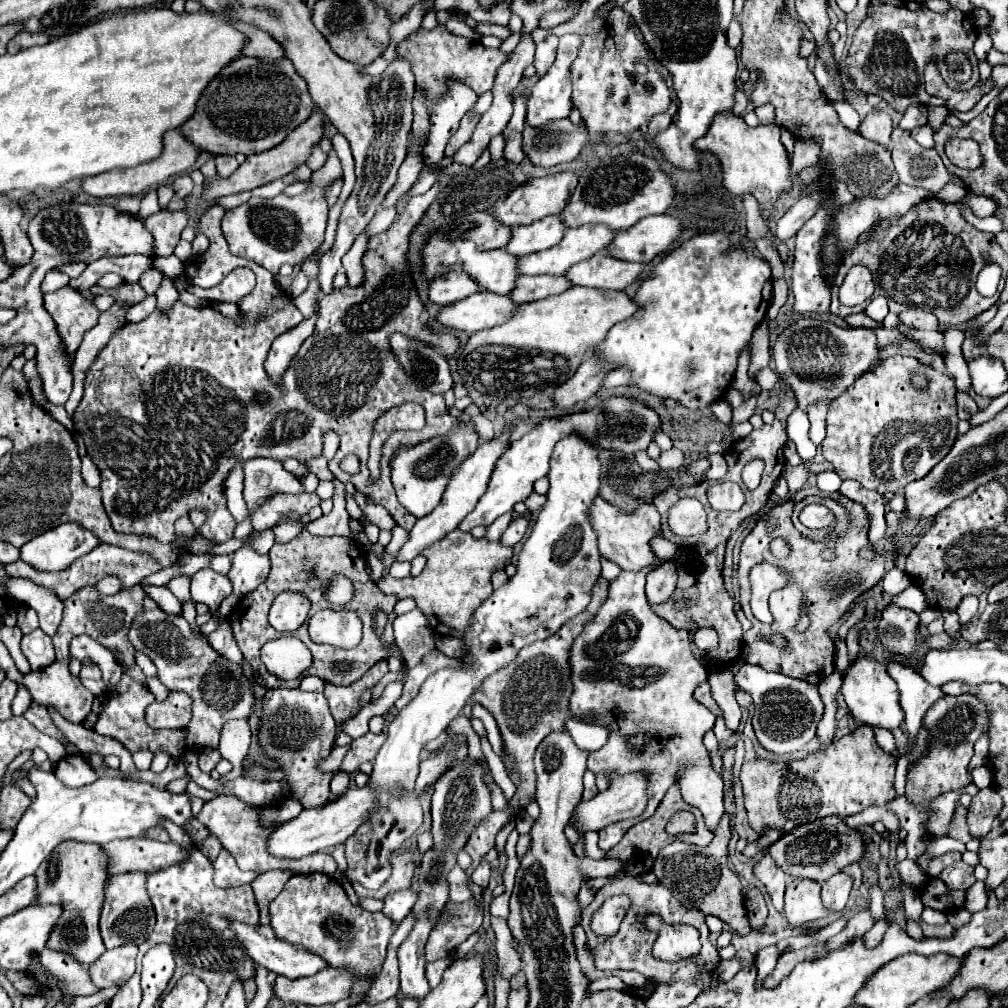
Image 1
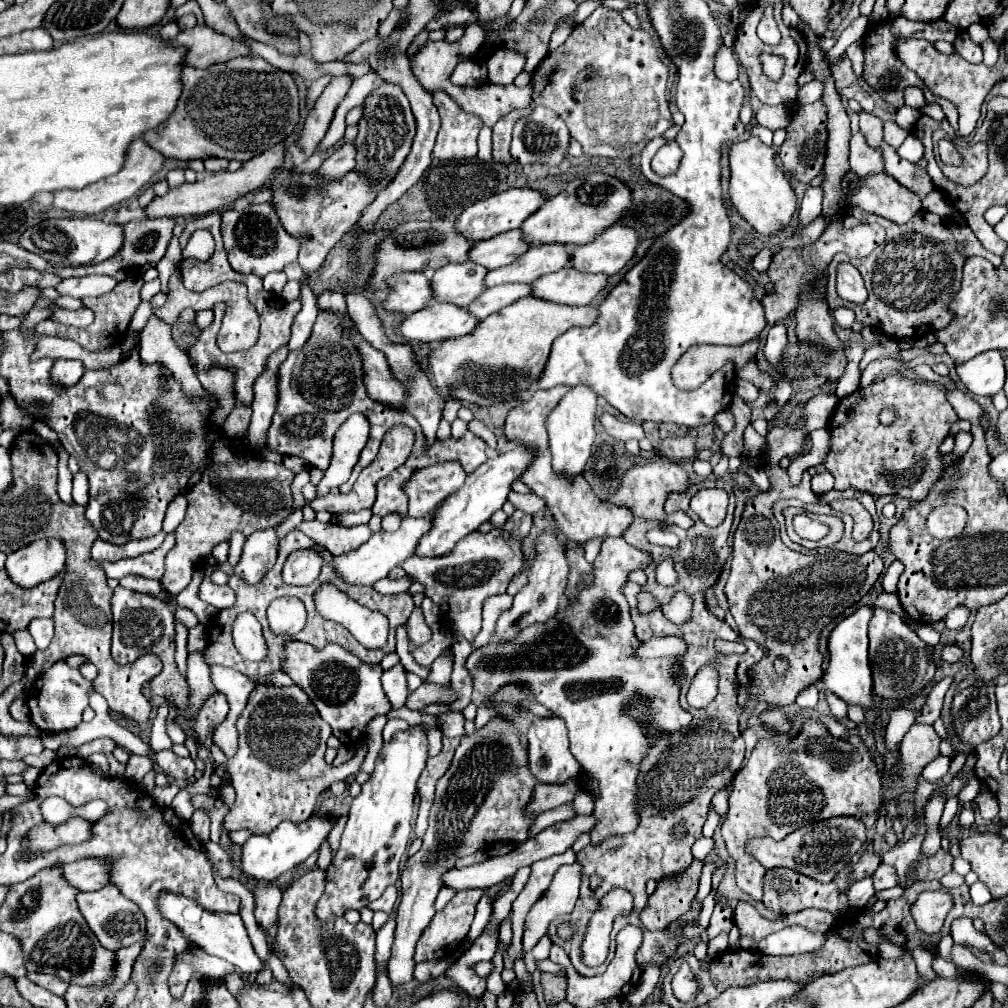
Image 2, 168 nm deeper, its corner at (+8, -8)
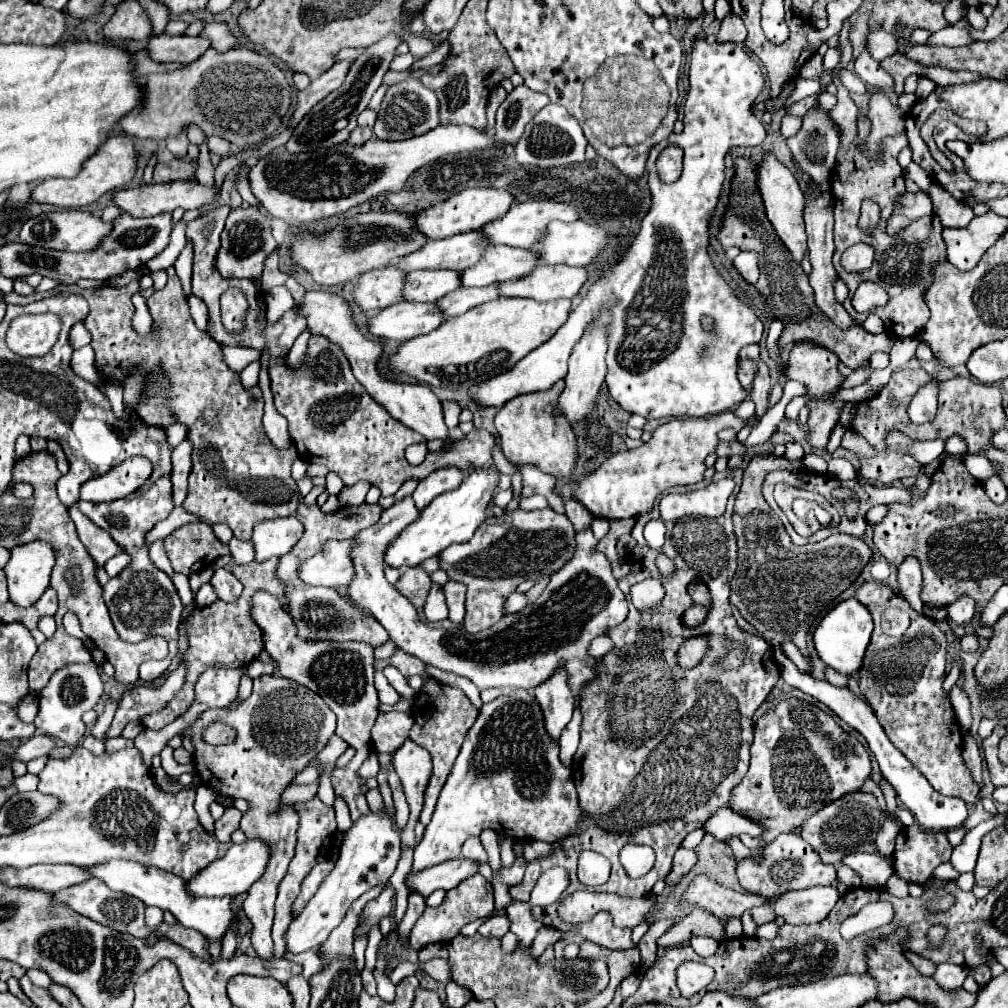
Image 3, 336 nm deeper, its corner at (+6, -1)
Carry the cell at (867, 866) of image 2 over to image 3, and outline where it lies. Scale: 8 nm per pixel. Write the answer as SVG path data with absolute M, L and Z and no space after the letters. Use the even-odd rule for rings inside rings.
M888 817L888 819L884 821L884 825L880 827L878 835L876 835L876 849L878 849L880 855L884 855L884 857L890 857L890 855L892 855L892 851L894 851L894 839L896 839L898 833L900 833L900 829L898 829L896 823Z

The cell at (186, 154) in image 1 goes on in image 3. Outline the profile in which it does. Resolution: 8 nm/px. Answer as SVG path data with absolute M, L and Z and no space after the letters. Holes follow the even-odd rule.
M114 135L106 141L106 145L102 145L102 149L98 149L94 157L90 157L90 161L86 161L86 165L82 167L82 173L74 177L74 181L62 181L60 177L42 181L38 187L34 187L32 199L38 203L50 203L62 209L88 207L88 205L94 205L102 195L126 187L136 175L136 165L138 165L138 153L136 153L134 141L128 135Z

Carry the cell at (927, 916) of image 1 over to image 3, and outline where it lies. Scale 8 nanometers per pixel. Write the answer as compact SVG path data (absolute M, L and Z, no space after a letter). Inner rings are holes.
M982 965L982 966L975 967L975 968L978 968L978 969L971 969L970 975L974 978L974 980L979 985L987 984L992 978L989 967Z

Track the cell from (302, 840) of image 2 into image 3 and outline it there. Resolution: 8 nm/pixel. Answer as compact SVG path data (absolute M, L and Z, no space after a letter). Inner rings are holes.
M246 839L244 843L234 843L214 865L208 865L200 877L194 877L194 881L188 881L188 889L194 895L202 897L222 897L222 895L238 895L248 891L264 873L266 865L270 861L270 845L262 839Z

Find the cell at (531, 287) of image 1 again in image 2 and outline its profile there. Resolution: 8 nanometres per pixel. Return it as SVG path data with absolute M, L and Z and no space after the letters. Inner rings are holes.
M502 284L494 288L486 288L470 306L468 312L472 312L478 320L484 320L486 316L502 310L504 306L516 302L518 298L530 296L528 284Z

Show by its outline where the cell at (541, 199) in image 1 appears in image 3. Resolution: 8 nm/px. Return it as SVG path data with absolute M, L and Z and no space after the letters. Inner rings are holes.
M464 189L462 193L416 213L414 221L416 227L422 233L426 233L430 239L446 239L458 233L484 229L488 223L496 221L498 217L504 217L512 205L514 205L514 197L502 189Z

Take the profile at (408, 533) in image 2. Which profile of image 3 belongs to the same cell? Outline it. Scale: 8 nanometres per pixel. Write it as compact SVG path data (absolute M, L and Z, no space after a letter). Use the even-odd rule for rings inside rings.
M354 539L344 541L328 541L320 553L310 557L300 567L300 579L308 585L324 585L324 587L340 587L348 585L354 577L354 561L352 547Z

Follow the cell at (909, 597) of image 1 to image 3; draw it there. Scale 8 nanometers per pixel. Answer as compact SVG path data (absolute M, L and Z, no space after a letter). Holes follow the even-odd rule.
M848 599L836 605L816 627L814 631L814 645L820 655L820 659L832 667L834 671L850 677L862 669L866 645L870 643L872 635L872 615L870 611L858 601L858 599Z

